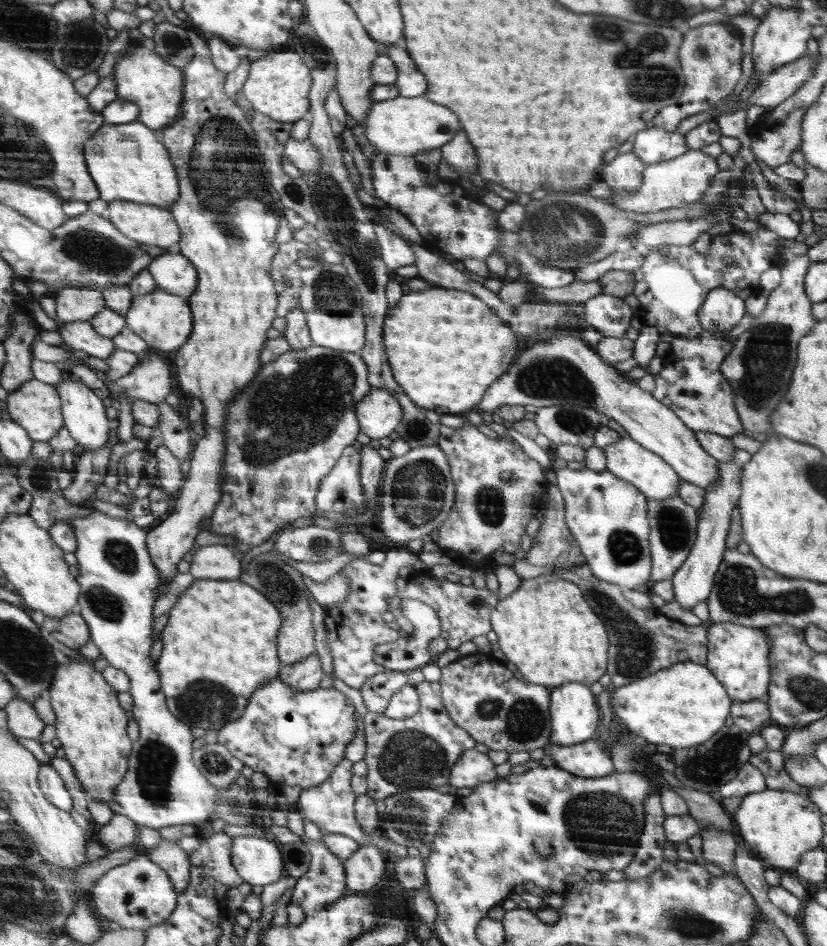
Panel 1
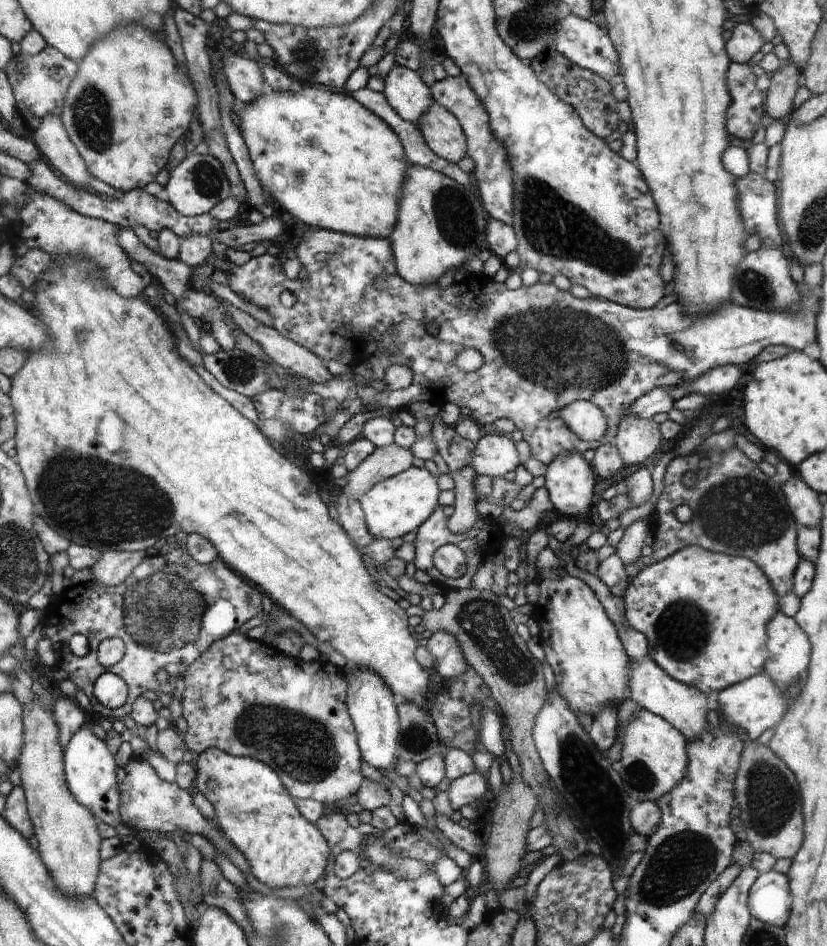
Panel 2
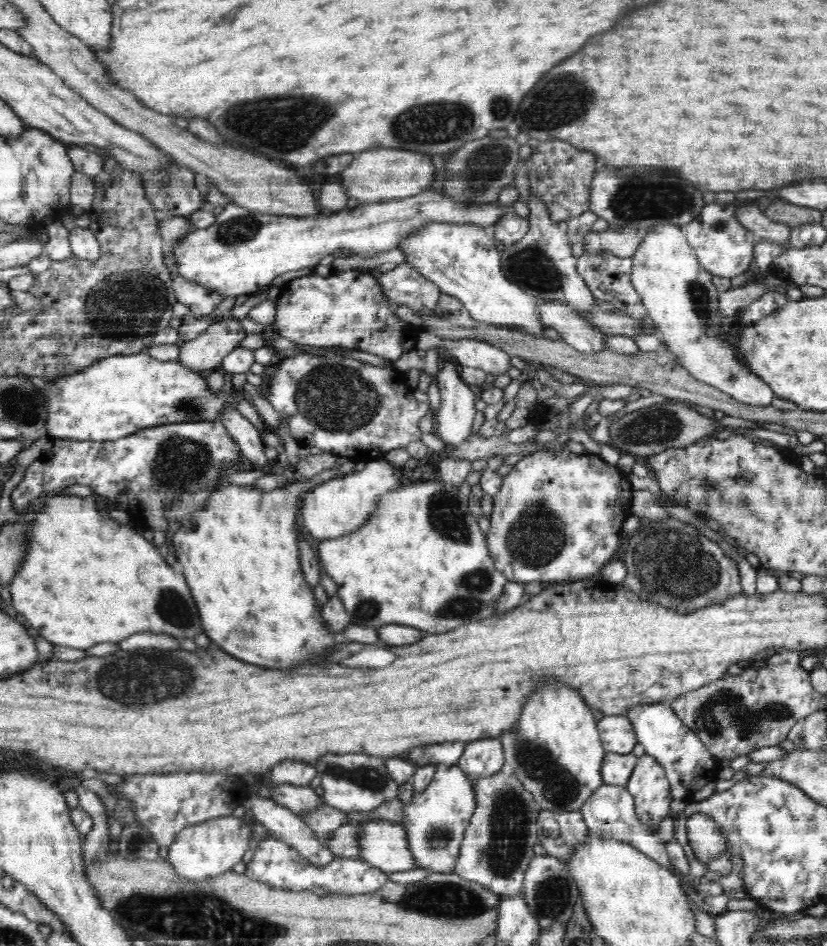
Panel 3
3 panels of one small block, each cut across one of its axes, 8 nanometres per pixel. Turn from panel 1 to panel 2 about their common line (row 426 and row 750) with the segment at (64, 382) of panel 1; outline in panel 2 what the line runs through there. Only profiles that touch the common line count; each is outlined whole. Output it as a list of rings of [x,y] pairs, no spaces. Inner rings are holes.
[[[88,726],[79,730],[70,741],[65,752],[68,782],[76,798],[88,808],[92,809],[98,820],[113,826],[118,830],[118,837],[134,834],[123,821],[121,808],[123,807],[123,794],[118,780],[118,762],[111,751],[109,744],[98,738]]]

